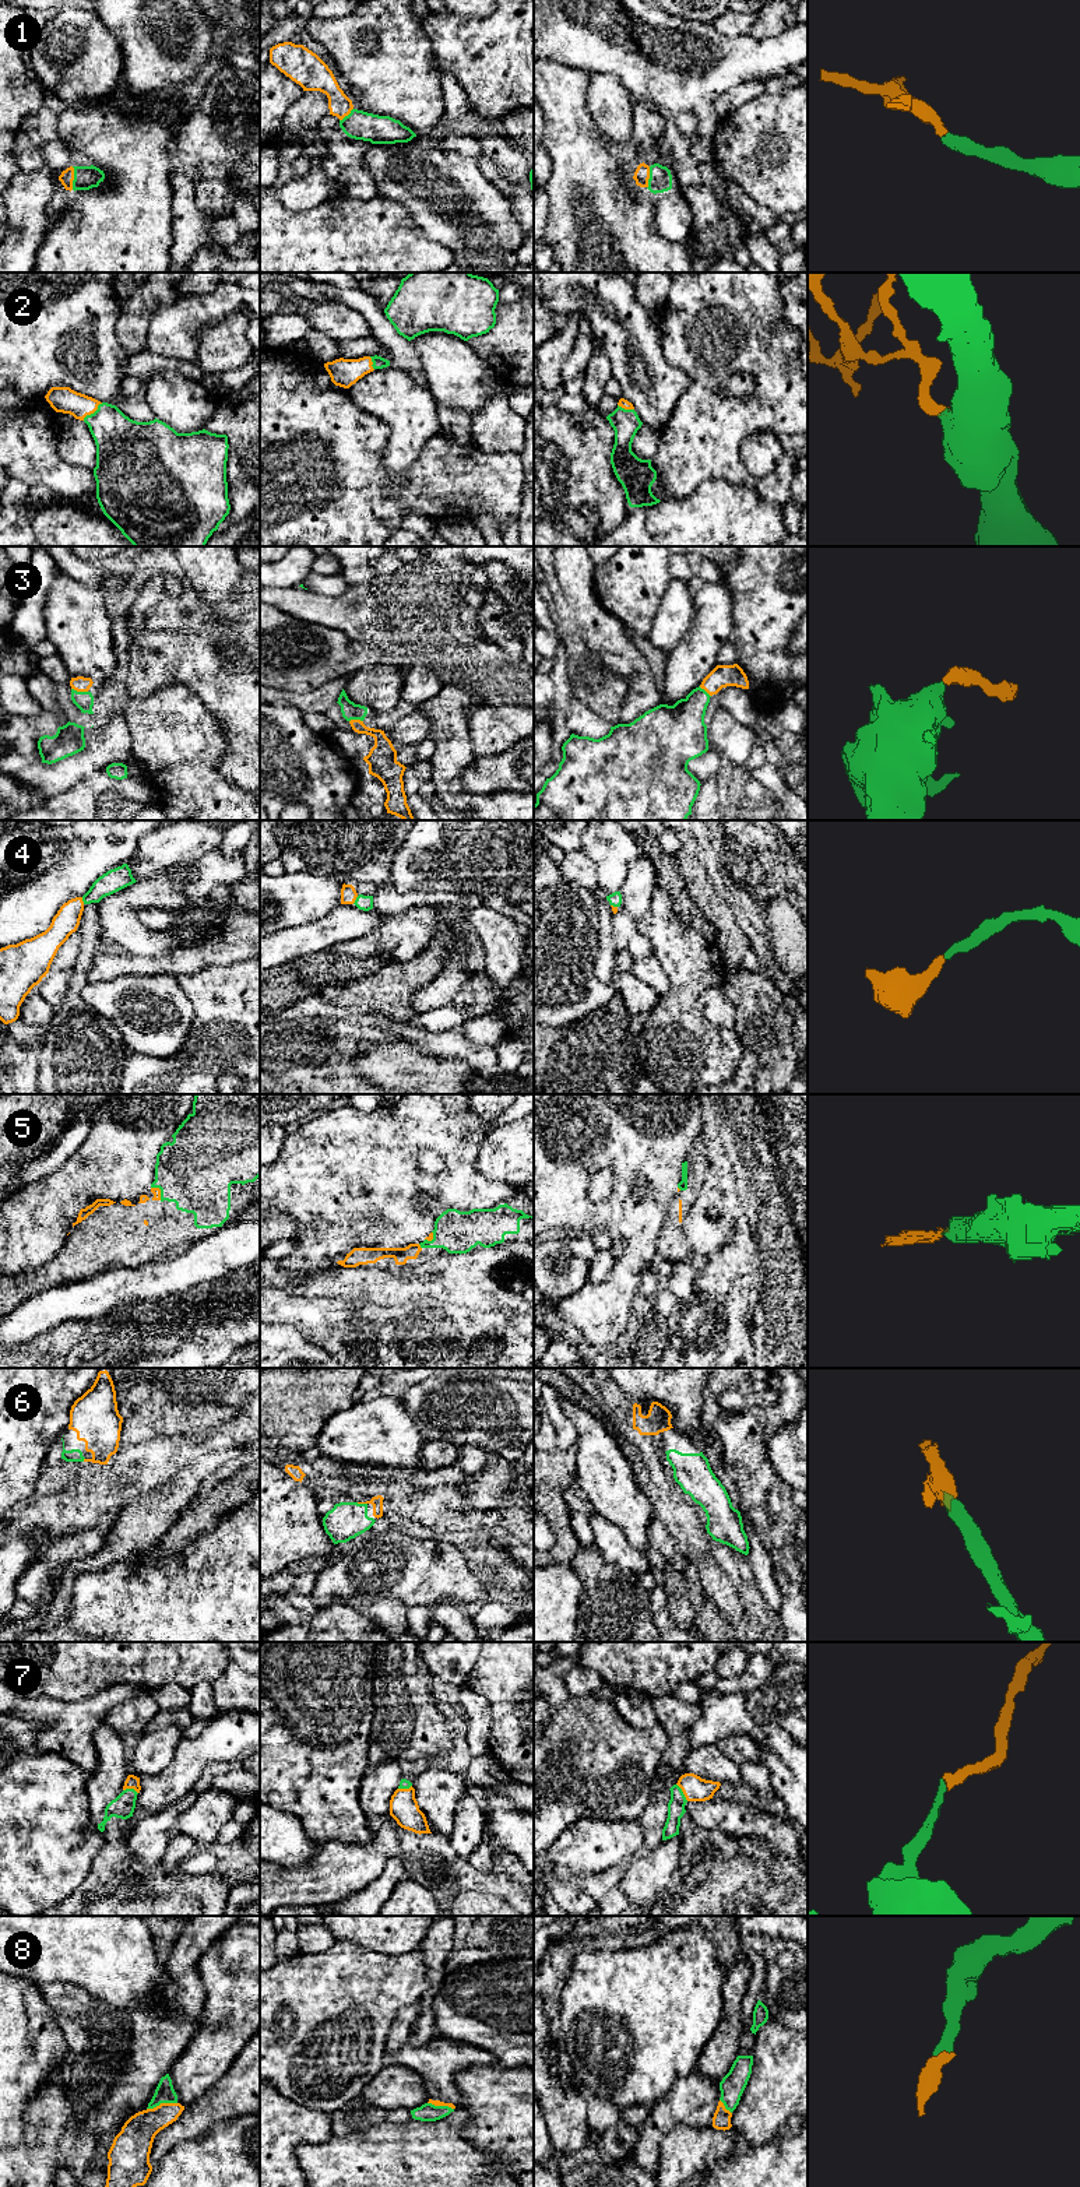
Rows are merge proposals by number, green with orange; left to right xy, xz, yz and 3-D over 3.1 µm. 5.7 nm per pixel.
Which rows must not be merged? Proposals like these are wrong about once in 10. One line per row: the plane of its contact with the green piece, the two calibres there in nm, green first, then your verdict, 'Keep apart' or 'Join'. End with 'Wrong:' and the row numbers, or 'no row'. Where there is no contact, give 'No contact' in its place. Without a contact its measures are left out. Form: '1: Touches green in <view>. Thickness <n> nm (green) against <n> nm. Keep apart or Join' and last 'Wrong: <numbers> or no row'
1: Touches green in xy. Thickness 140 nm (green) against 80 nm. Join
2: Touches green in xy. Thickness 300 nm (green) against 150 nm. Join
3: Touches green in xy. Thickness 110 nm (green) against 90 nm. Join
4: Touches green in xz. Thickness 90 nm (green) against 100 nm. Join
5: Touches green in xy. Thickness 440 nm (green) against 50 nm. Join
6: Touches green in xz. Thickness 220 nm (green) against 60 nm. Join
7: Touches green in yz. Thickness 100 nm (green) against 140 nm. Join
8: Touches green in xy. Thickness 110 nm (green) against 200 nm. Join
Wrong: no row

